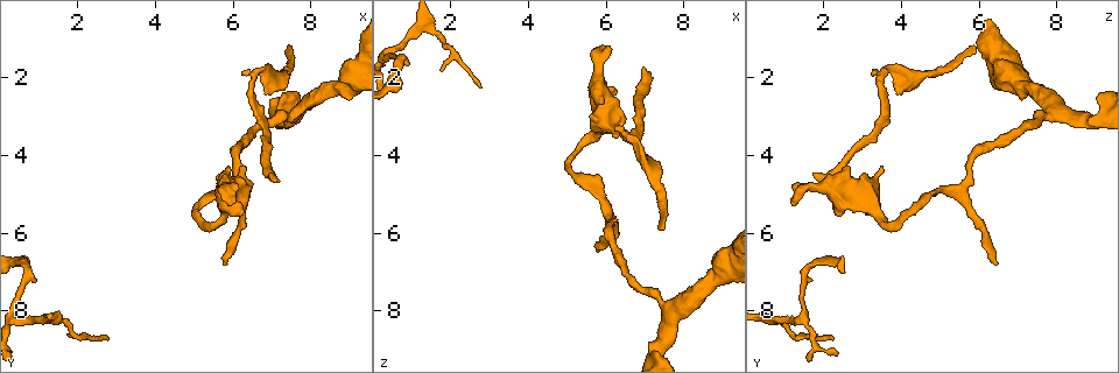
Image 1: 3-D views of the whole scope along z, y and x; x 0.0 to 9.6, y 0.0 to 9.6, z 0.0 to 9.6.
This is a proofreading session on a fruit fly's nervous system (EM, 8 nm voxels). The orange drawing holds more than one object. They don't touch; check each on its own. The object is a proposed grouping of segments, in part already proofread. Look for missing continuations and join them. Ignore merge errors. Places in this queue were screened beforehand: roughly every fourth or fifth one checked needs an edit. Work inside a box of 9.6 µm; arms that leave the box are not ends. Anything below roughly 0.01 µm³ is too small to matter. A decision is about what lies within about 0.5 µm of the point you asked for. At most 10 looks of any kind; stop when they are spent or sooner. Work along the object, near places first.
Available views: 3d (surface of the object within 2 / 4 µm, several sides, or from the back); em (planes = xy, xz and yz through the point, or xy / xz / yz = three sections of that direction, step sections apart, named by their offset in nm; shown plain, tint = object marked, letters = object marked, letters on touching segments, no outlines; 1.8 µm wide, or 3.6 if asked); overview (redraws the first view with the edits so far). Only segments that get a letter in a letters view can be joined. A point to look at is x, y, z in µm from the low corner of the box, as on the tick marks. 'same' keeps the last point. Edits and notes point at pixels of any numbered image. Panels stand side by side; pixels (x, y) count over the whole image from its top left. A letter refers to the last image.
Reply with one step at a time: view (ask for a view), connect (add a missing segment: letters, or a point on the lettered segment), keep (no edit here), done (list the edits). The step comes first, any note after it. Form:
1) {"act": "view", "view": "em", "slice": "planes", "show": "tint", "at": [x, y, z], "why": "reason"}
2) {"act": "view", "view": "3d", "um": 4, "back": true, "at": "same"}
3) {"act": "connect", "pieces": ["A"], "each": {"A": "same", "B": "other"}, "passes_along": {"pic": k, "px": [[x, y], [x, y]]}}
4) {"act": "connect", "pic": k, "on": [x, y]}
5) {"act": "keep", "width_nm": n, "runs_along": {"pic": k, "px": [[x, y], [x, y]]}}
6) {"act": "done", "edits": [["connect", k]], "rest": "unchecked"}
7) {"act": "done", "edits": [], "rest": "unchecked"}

{"act": "view", "view": "3d", "um": 2, "at": [6.80, 1.95, 3.75], "why": "sharp bend"}

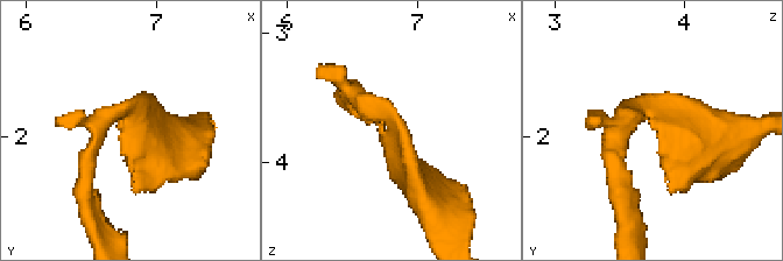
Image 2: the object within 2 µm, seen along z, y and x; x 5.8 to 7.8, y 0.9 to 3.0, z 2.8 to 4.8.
{"act": "view", "view": "em", "slice": "planes", "show": "letters", "at": [6.74, 1.90, 3.76], "why": "shape alone is not enough"}

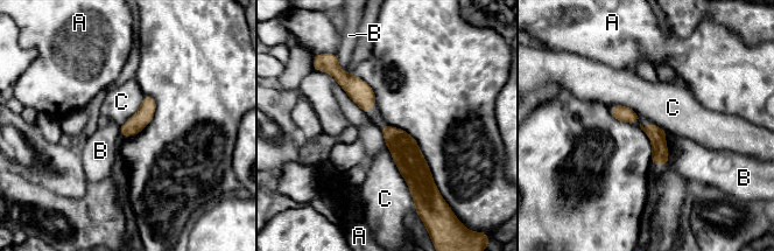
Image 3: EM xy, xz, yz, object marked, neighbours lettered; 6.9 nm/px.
{"act": "keep", "each": {"A": "other", "B": "other", "C": "other"}, "border": {"pic": 3, "px": [[666, 132], [669, 162]]}, "found": "none of them fits"}

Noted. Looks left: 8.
{"act": "view", "view": "em", "slice": "planes", "show": "letters", "at": [5.85, 6.85, 6.45], "why": "branch stops here"}

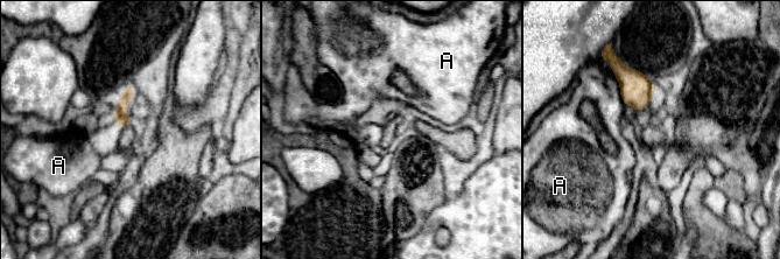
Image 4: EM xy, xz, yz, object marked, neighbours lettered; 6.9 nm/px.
{"act": "keep", "each": {"A": "other"}, "border": {"pic": 4, "px": [[612, 74], [625, 104]]}, "found": "no lettered segment goes on from it"}

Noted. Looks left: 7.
{"act": "view", "view": "em", "um": 3.6, "slice": "planes", "show": "plain", "at": [9.10, 2.10, 7.00], "why": "sudden change in width"}

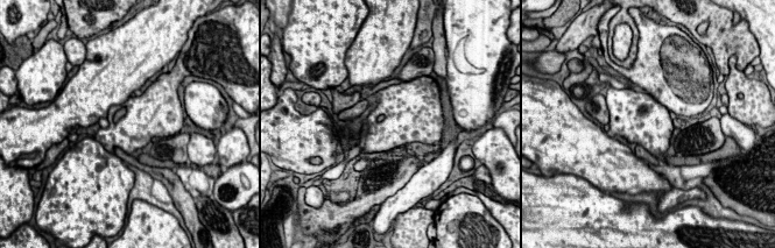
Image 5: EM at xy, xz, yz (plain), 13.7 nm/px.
{"act": "view", "view": "em", "um": 3.6, "slice": "planes", "show": "letters", "at": "same"}

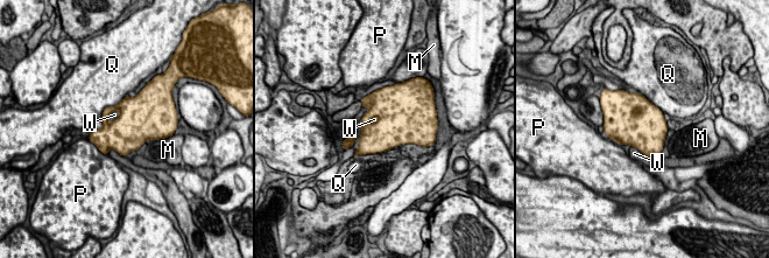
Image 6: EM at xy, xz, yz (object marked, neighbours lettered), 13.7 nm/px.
{"act": "keep", "width_nm": 650, "each": {"M": "other", "P": "other", "Q": "other", "W": "other"}, "border": {"pic": 6, "px": [[119, 109], [119, 114], [110, 124]]}, "found": "none of them fits"}

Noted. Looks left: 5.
{"act": "view", "view": "em", "slice": "planes", "show": "tint", "at": [1.30, 8.15, 0.55], "why": "abrupt turn"}

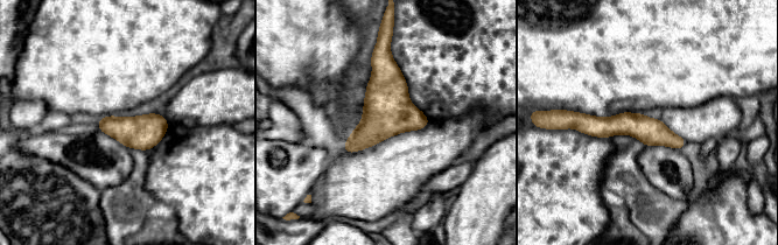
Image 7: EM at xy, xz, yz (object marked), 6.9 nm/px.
{"act": "view", "view": "em", "slice": "planes", "show": "letters", "at": "same", "why": "see the neighbours"}

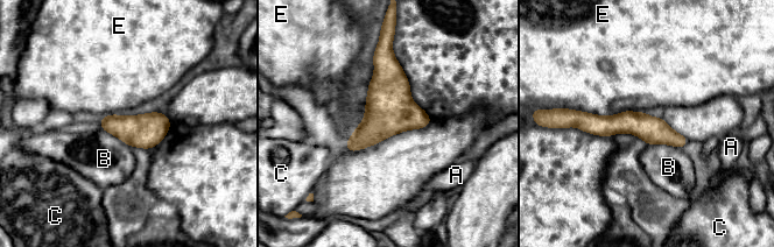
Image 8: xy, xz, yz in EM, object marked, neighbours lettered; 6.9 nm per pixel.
{"act": "keep", "width_nm": 190, "each": {"A": "other", "B": "other", "C": "other", "E": "other"}, "found": "none of them fits"}

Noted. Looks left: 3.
{"act": "done", "edits": [], "rest": "unchecked"}

